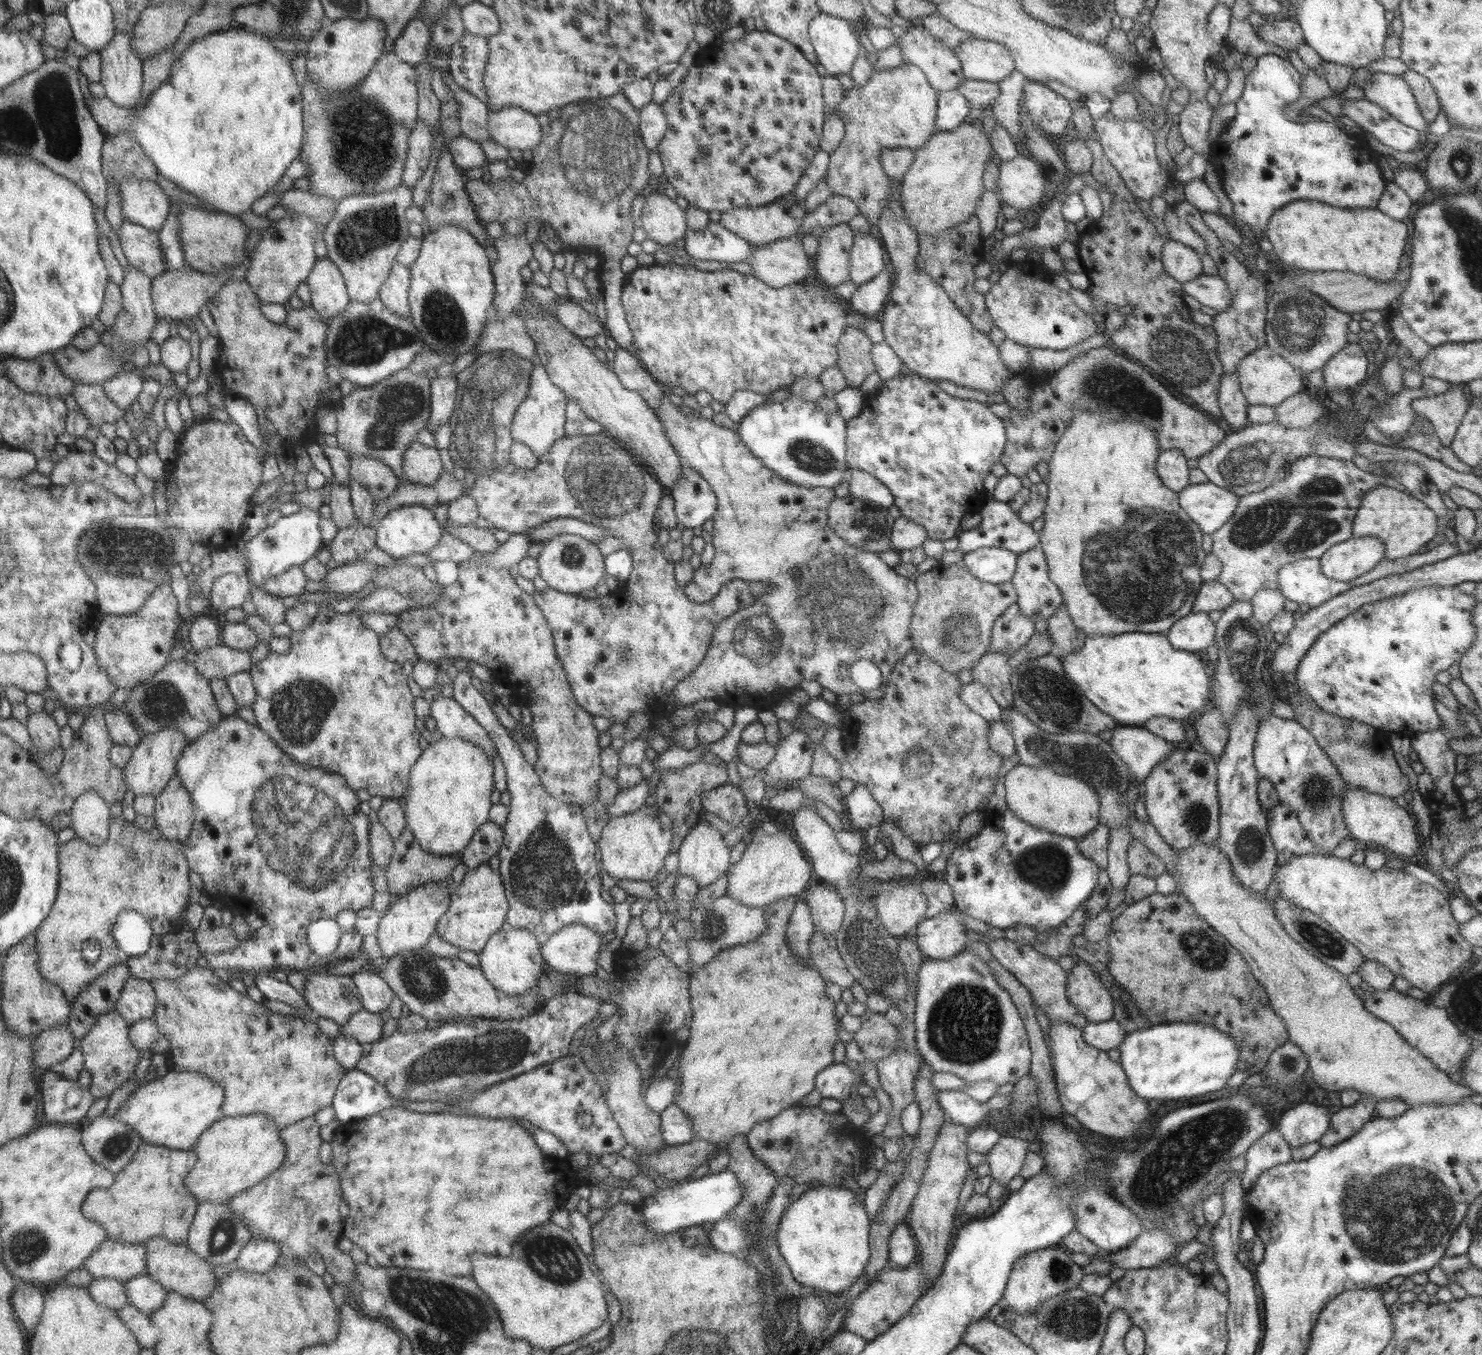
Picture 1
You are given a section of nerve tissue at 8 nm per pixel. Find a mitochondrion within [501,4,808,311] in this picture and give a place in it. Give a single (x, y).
(596, 158)

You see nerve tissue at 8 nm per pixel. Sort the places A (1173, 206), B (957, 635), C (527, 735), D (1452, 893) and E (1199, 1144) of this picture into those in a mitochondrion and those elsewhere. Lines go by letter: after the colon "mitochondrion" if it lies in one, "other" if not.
A: other
B: mitochondrion
C: other
D: other
E: mitochondrion

